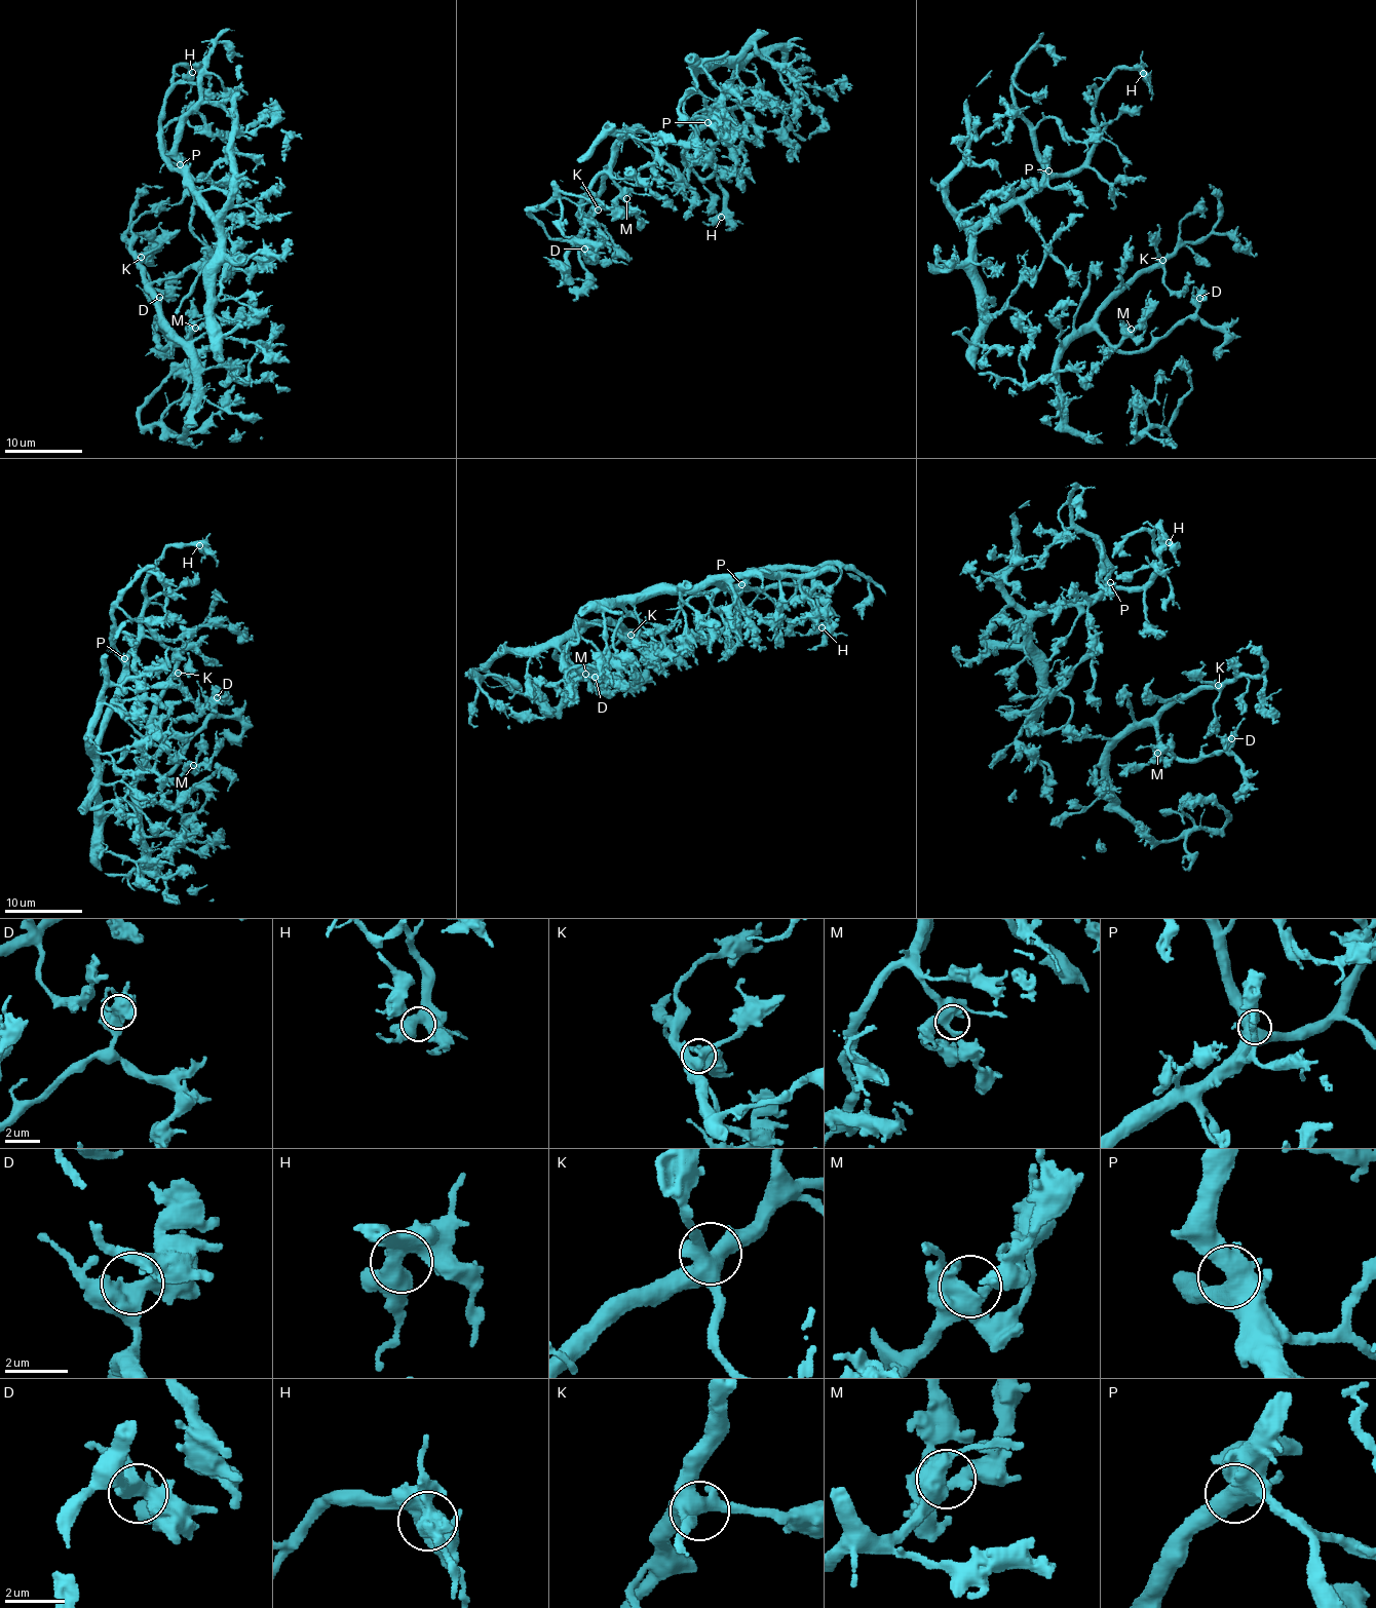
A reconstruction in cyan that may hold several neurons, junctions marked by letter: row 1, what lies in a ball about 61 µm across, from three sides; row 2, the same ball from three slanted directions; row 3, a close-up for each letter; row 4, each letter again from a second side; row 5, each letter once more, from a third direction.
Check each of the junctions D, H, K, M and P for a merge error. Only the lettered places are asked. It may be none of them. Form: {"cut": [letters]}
{"cut": []}

